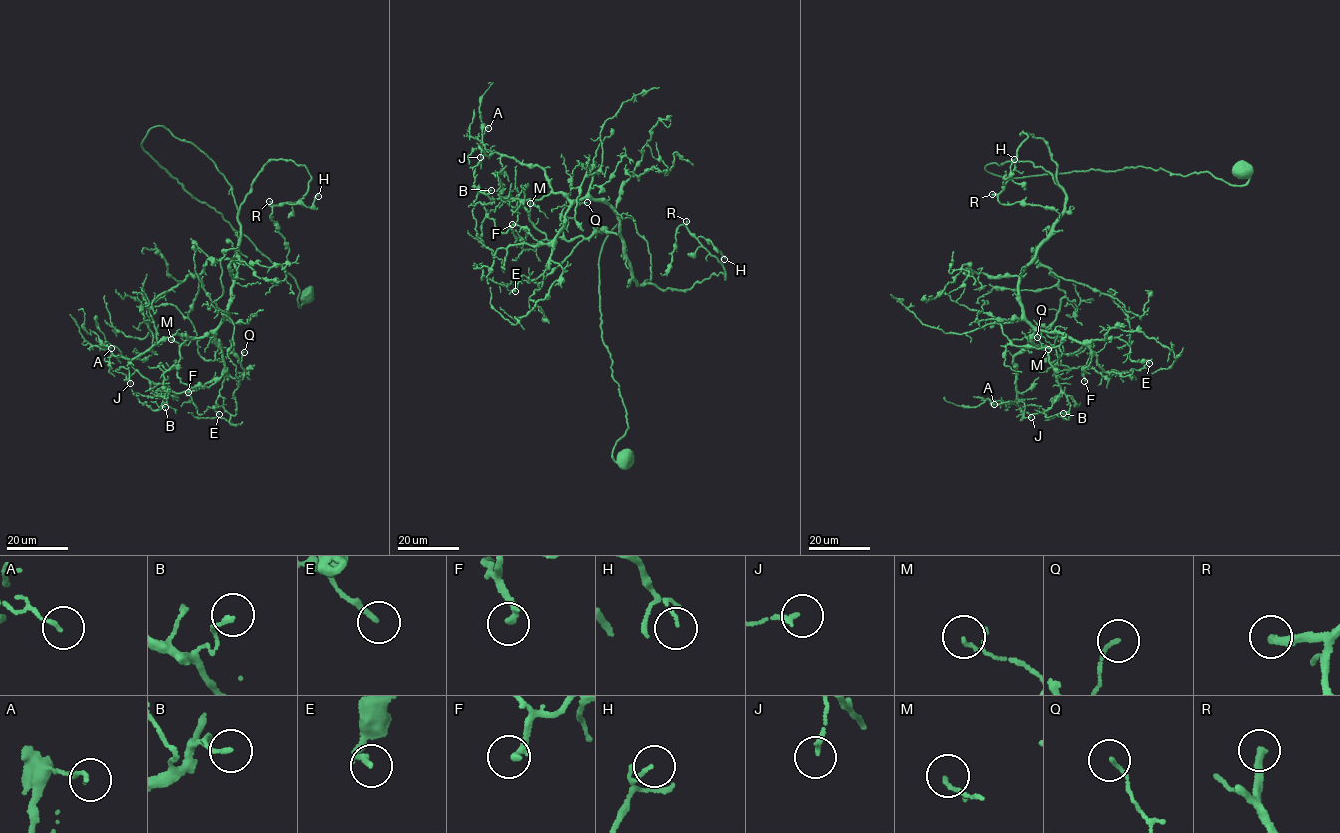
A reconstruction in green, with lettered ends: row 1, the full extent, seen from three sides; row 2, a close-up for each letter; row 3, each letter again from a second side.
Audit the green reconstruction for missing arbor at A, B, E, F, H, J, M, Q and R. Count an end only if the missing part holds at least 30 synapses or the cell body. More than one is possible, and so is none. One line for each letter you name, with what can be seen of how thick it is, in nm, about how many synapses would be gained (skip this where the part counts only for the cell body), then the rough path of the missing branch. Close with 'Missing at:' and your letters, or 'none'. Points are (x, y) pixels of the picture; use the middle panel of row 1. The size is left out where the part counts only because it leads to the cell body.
R: calibre 280 nm; 45 synapses; course (686, 221), (663, 181), (647, 176), (640, 182), (643, 186)
Missing at: R

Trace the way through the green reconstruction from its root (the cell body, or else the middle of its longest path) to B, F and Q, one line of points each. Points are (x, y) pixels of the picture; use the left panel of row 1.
B: (307, 295), (141, 148), (150, 128), (213, 161), (240, 225), (230, 305), (180, 346), (165, 407)
F: (307, 295), (141, 148), (150, 128), (213, 161), (240, 225), (225, 367), (188, 392)
Q: (307, 295), (141, 148), (150, 128), (231, 186), (222, 315), (244, 352)

